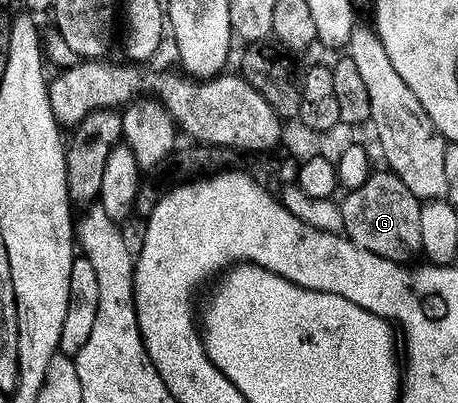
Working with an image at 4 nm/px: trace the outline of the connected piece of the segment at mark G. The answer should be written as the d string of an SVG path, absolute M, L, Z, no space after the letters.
M374 171L362 185L344 193L345 201L339 208L343 218L343 232L363 250L379 254L398 262L409 262L413 255L421 252L419 214L422 201L417 199L394 172Z

